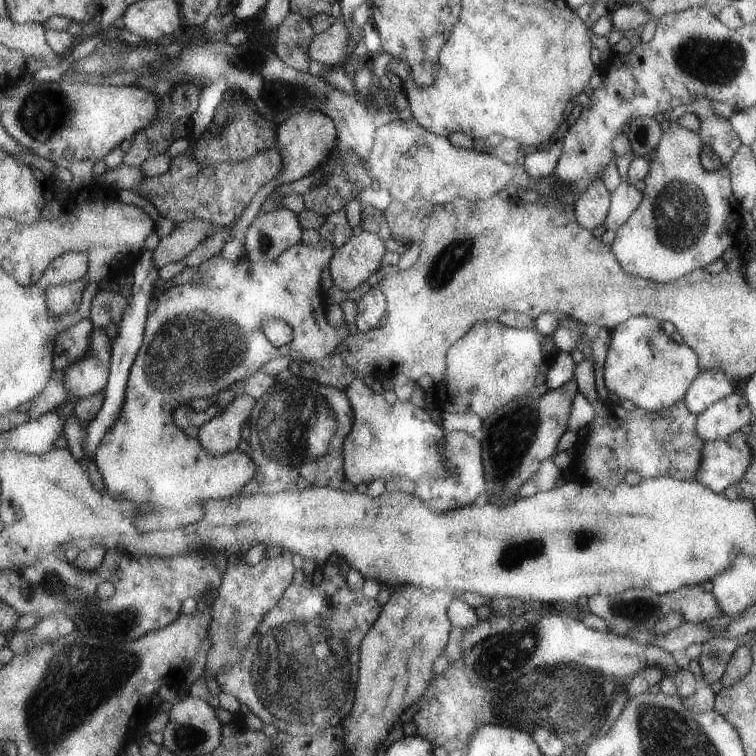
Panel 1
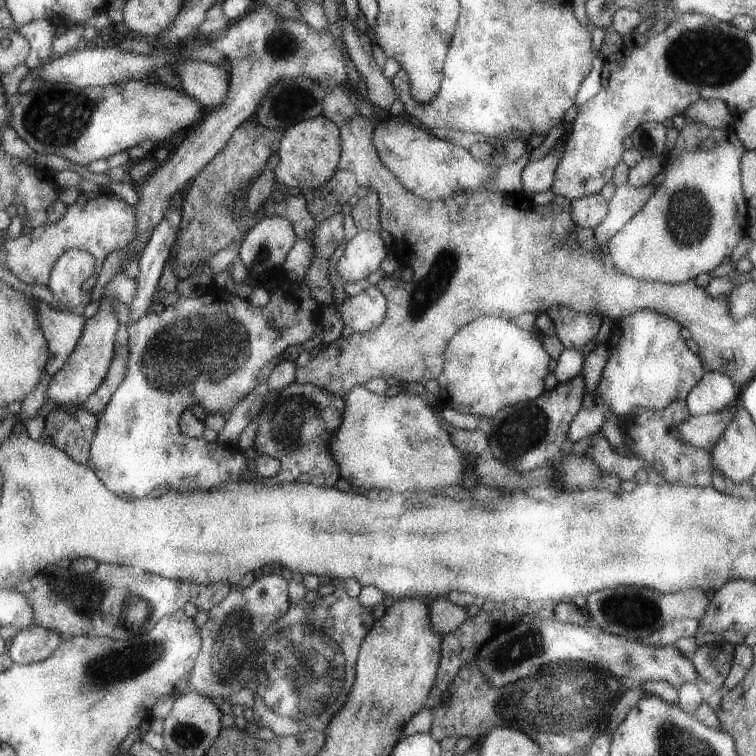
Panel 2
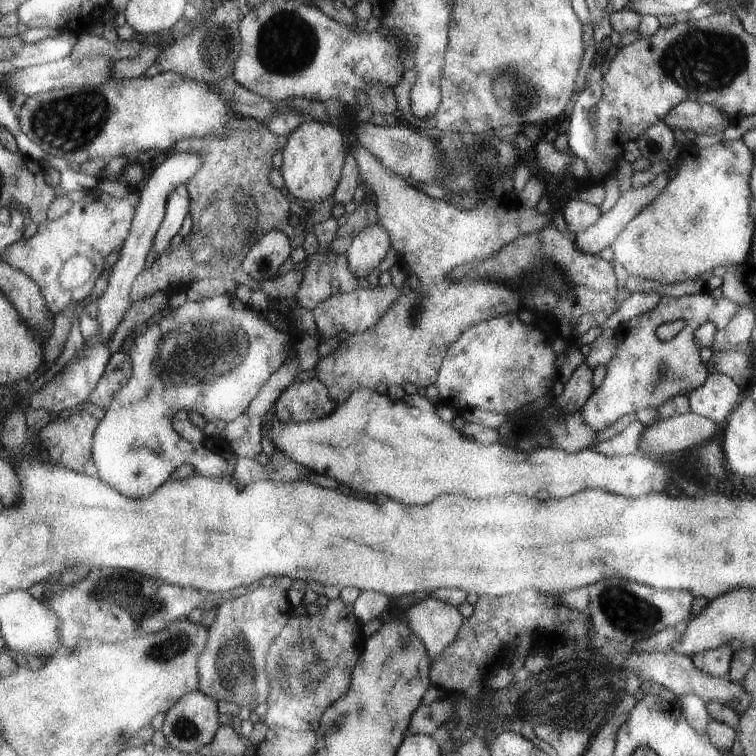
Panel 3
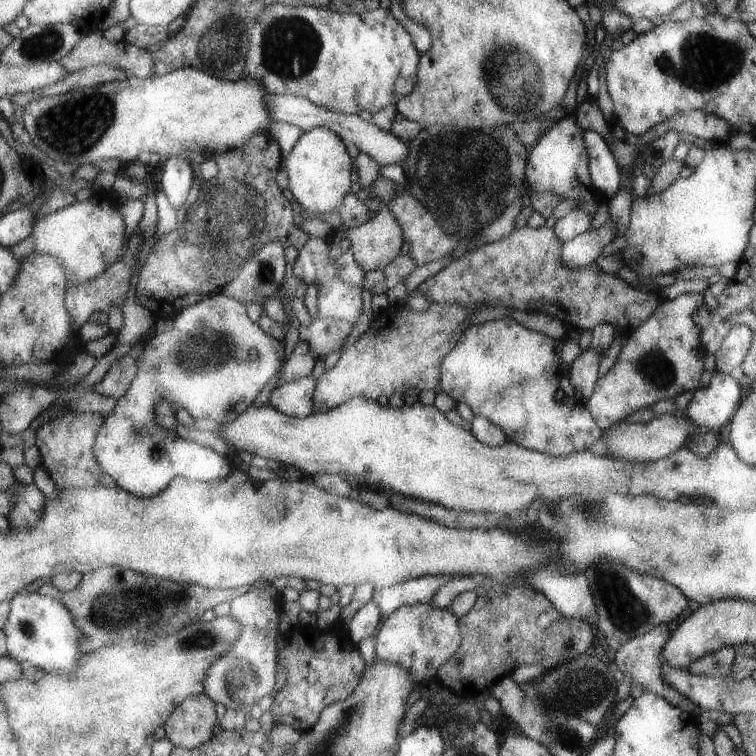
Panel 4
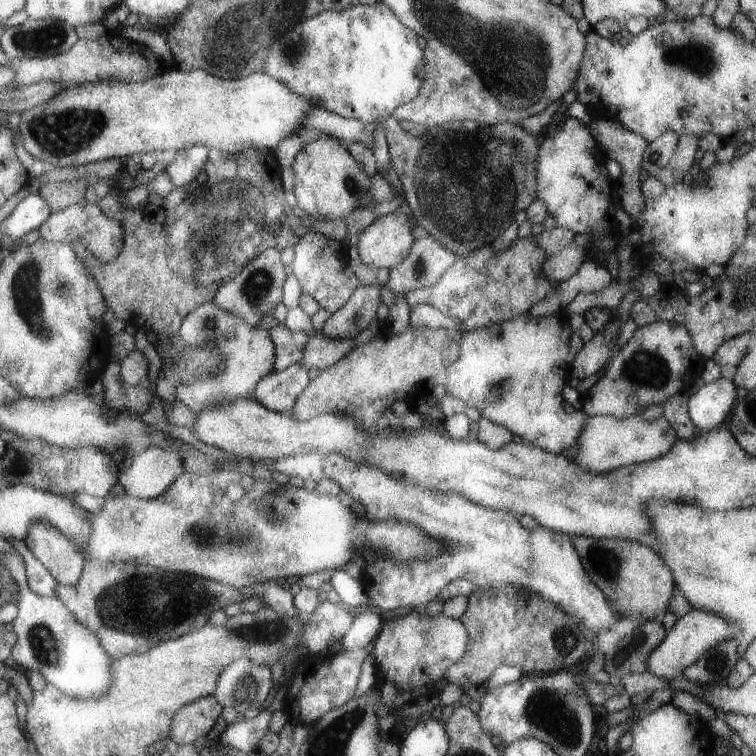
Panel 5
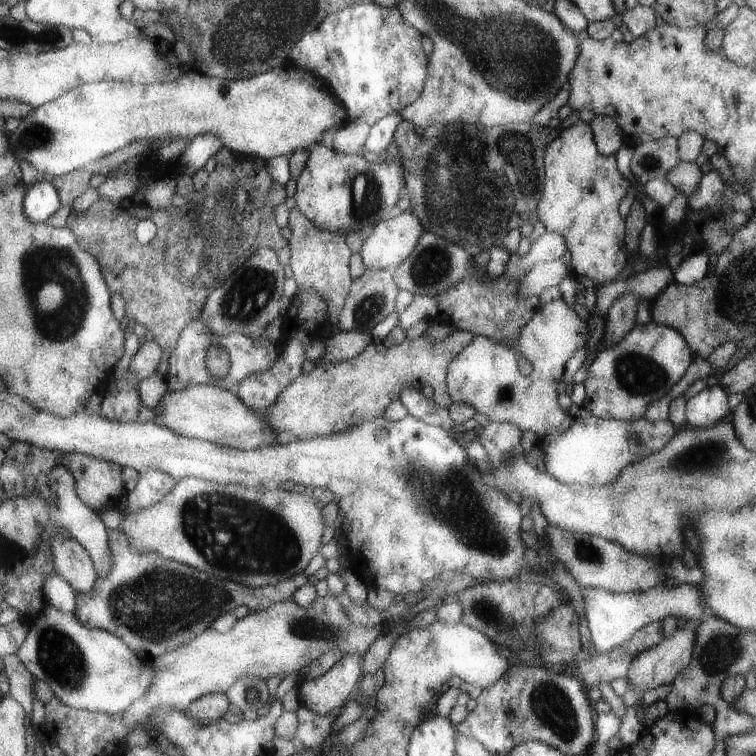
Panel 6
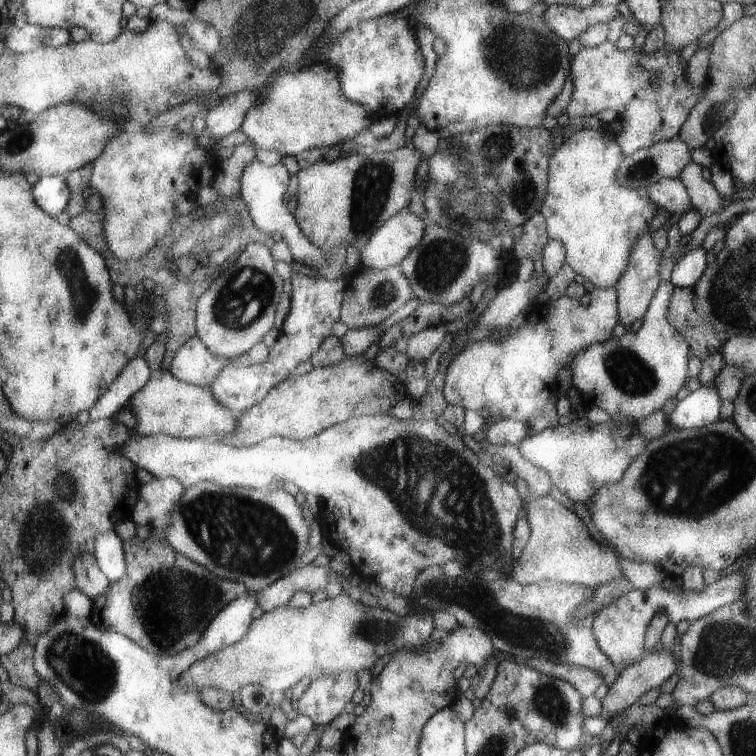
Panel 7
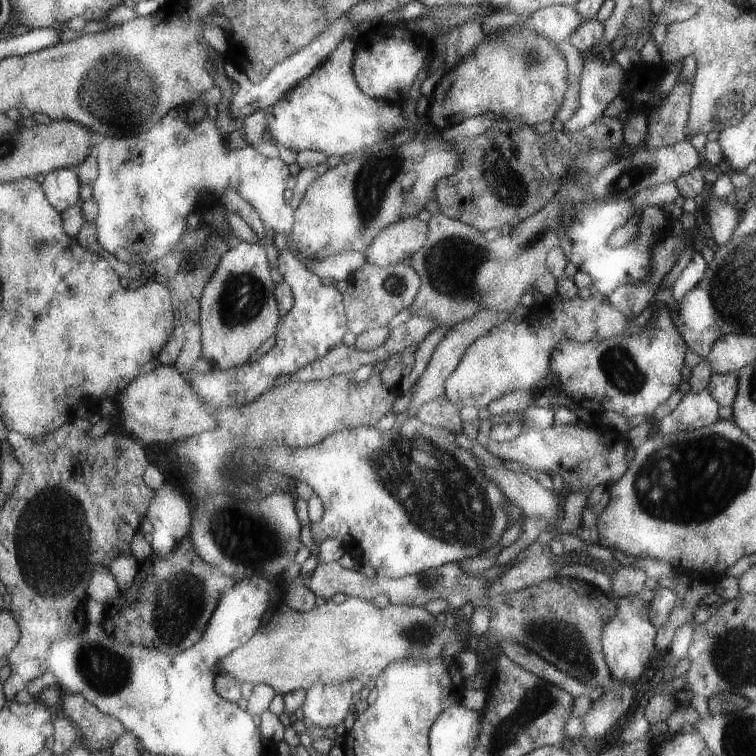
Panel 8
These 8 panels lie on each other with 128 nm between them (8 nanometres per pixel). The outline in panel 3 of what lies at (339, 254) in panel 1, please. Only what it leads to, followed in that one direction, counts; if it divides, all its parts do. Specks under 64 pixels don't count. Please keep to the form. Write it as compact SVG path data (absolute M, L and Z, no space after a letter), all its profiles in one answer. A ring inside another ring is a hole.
M371 224L371 226L367 226L365 230L362 230L351 243L349 250L346 252L349 268L351 268L351 272L355 273L357 278L365 278L381 260L383 260L383 256L385 256L385 252L387 252L387 248L389 248L389 242L391 242L391 238L387 238L387 230L383 230L379 224Z

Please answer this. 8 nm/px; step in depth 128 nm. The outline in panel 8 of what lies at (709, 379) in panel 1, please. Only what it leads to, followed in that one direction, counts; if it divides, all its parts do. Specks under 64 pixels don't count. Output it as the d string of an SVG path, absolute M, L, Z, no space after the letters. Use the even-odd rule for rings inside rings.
M703 389L695 394L688 392L669 414L659 419L659 432L671 434L709 426L718 420L717 410L719 406L707 390Z

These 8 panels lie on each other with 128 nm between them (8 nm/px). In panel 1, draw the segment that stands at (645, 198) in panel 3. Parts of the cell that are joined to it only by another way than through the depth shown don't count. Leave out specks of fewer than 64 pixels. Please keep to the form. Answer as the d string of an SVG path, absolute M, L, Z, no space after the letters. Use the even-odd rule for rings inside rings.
M621 180L610 192L607 214L602 222L605 230L616 231L637 208L642 196L642 190L636 184Z

